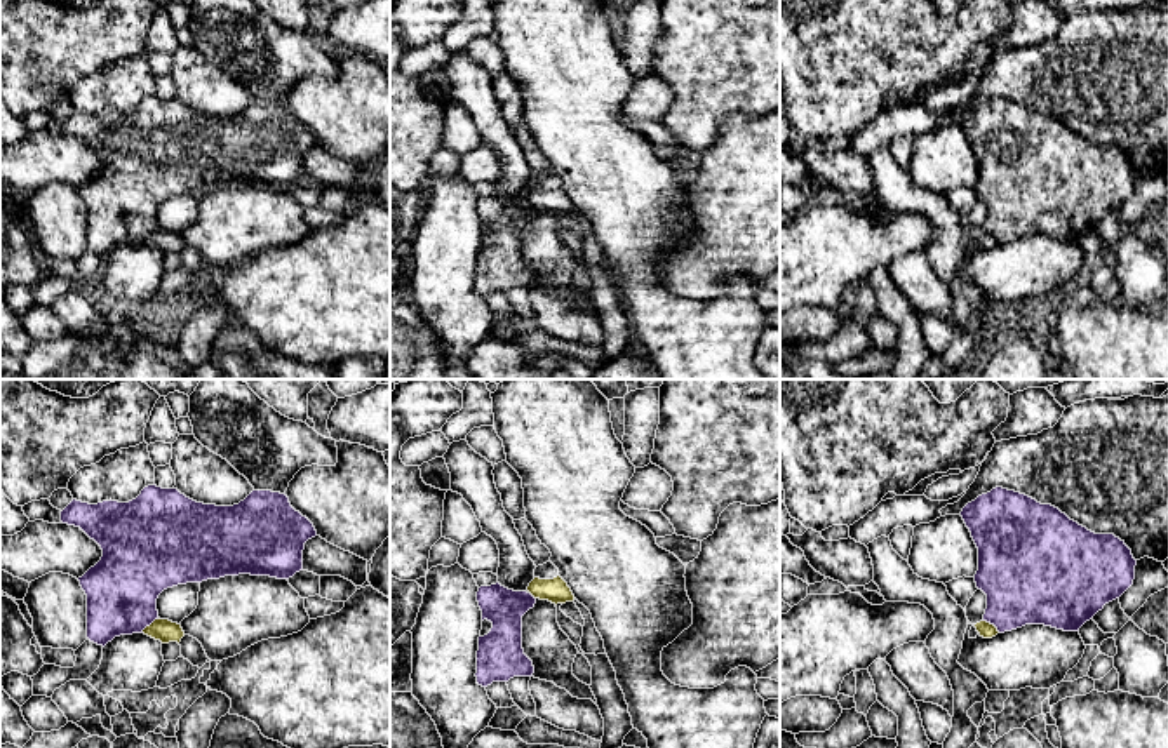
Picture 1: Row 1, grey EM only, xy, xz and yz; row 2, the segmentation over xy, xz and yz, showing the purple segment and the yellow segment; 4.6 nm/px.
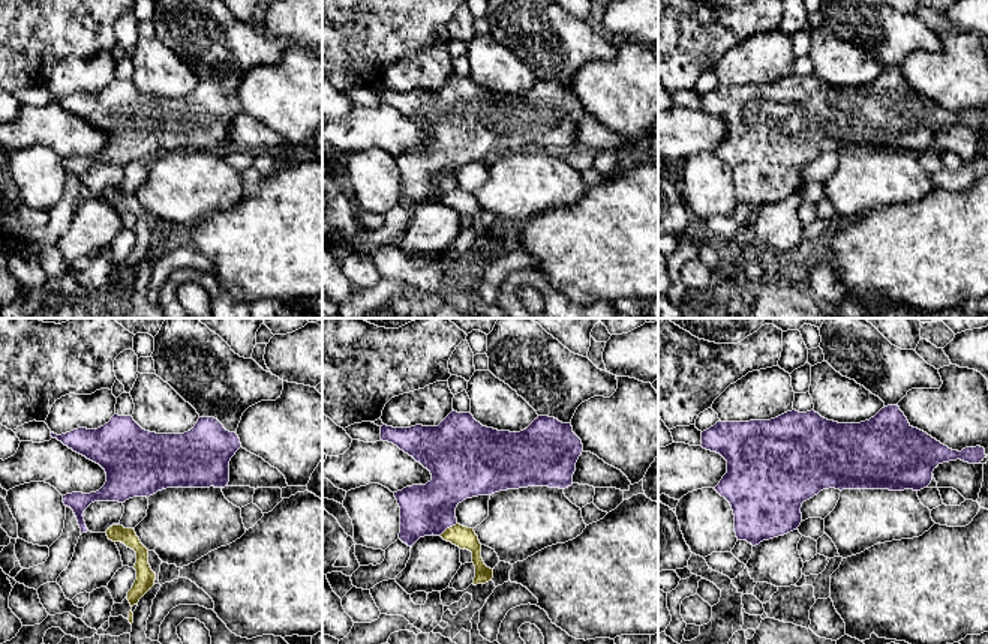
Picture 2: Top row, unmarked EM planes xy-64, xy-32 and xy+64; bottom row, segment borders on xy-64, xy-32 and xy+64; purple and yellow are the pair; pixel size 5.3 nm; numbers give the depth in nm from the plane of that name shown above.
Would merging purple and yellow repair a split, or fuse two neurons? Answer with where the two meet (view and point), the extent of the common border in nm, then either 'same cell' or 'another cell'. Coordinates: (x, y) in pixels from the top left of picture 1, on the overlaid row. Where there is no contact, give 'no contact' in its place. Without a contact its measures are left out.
contact yz (991, 623); length 110 nm; another cell

